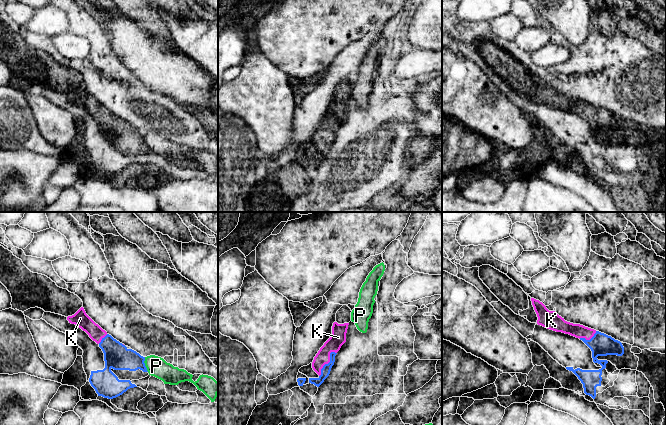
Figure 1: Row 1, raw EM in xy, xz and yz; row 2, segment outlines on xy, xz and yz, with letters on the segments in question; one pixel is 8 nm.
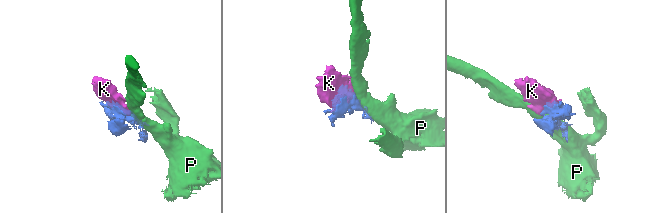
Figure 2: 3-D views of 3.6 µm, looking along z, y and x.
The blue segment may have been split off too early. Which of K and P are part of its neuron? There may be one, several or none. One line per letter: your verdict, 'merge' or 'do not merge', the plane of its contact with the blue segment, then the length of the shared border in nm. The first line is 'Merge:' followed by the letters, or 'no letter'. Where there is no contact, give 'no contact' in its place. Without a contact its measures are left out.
Merge: K
K: merge; contact in xz; length 240 nm
P: do not merge; contact in xy; length 120 nm

